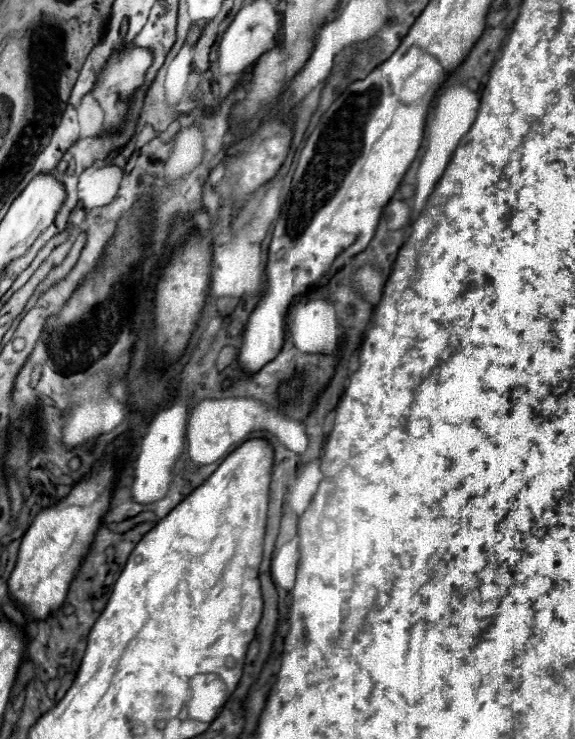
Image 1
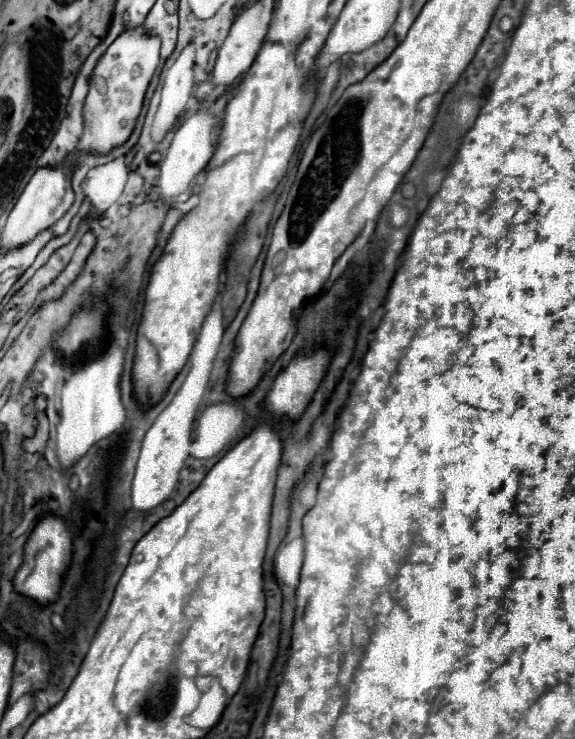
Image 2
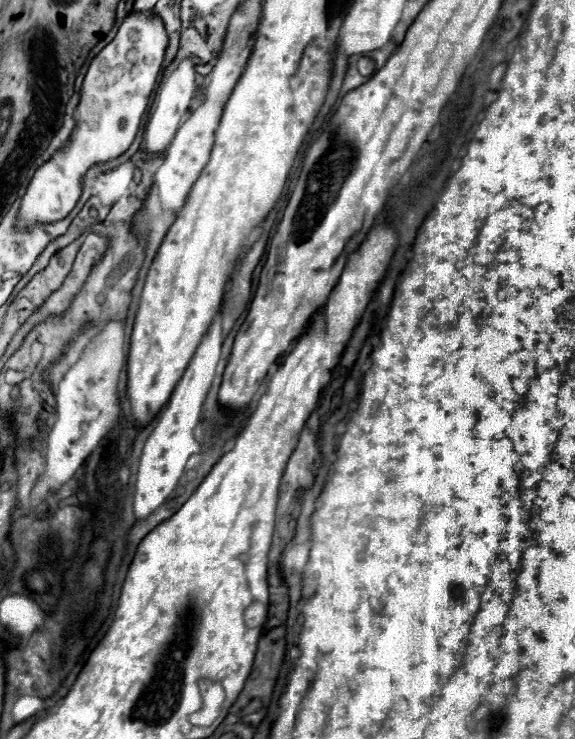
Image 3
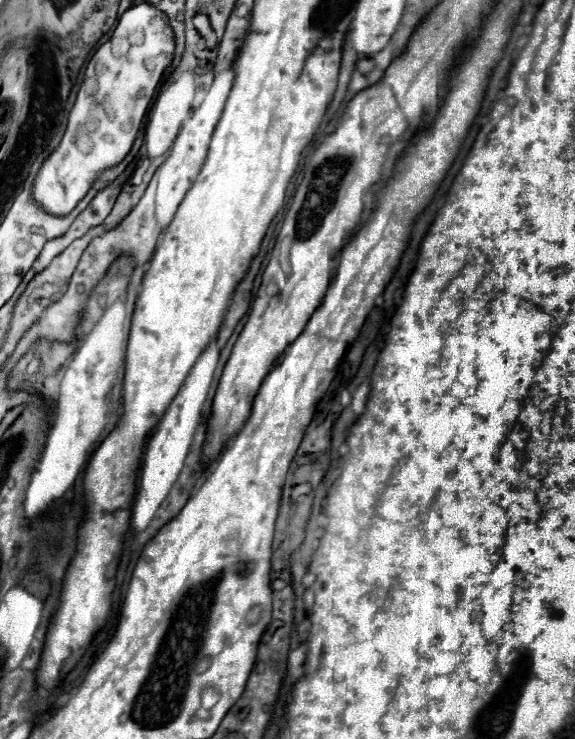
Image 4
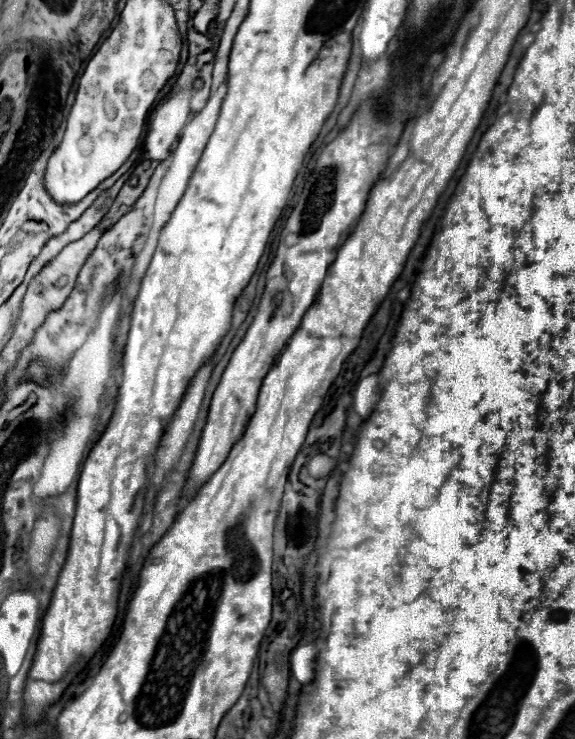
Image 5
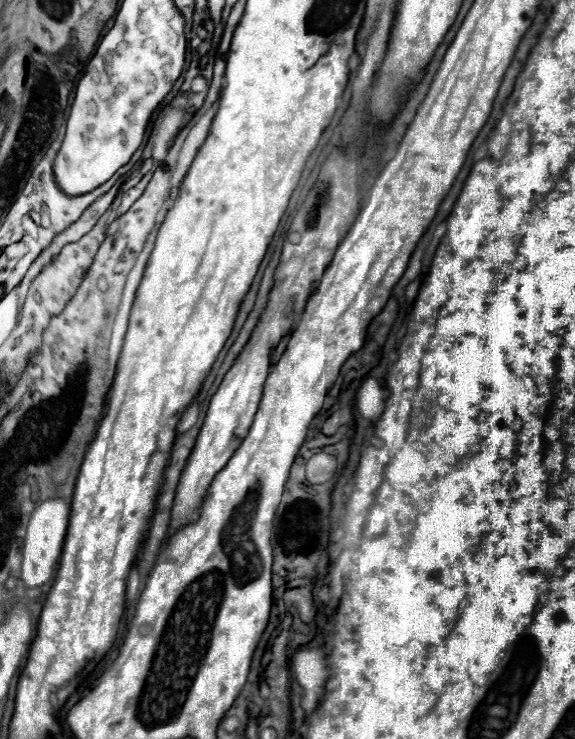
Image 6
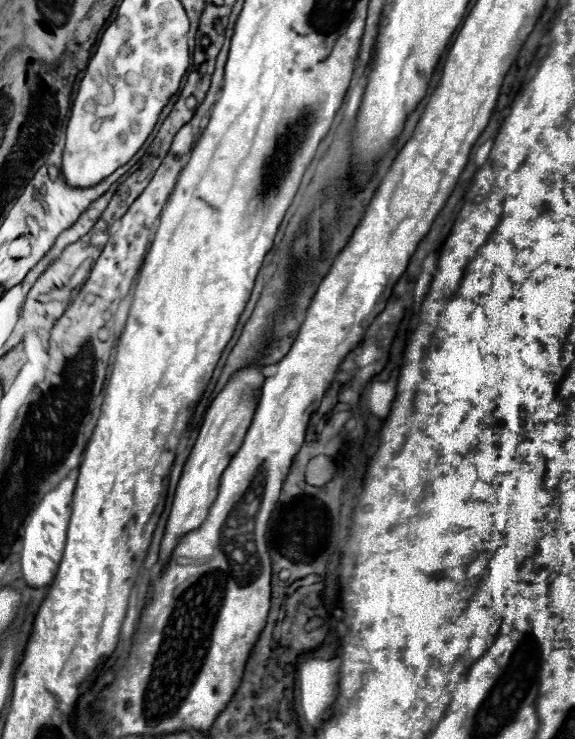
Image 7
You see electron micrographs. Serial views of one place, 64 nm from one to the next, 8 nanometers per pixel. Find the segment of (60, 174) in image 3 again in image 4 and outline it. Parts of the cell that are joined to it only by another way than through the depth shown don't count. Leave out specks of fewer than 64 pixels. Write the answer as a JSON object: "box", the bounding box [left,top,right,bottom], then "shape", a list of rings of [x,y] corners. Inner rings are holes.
{"box":[32,4,174,216],"shape":[[[154,4],[130,6],[112,38],[88,62],[68,128],[60,146],[44,160],[32,184],[32,200],[52,216],[66,216],[86,196],[96,174],[116,166],[130,152],[156,88],[172,64],[174,32],[168,18]]]}

